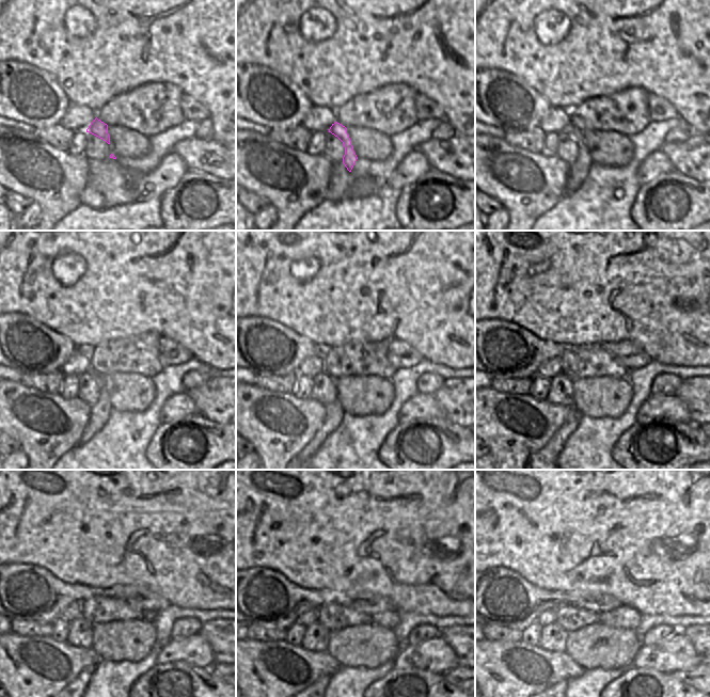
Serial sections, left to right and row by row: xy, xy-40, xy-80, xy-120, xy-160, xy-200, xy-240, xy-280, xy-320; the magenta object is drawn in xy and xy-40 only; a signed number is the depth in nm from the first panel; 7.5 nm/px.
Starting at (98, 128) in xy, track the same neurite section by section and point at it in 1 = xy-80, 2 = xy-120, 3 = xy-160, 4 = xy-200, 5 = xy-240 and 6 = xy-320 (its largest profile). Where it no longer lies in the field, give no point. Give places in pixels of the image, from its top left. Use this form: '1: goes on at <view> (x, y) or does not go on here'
1: goes on at xy-80 (578, 171)
2: goes on at xy-120 (99, 412)
3: goes on at xy-160 (335, 413)
4: goes on at xy-200 (555, 445)
5: goes on at xy-240 (79, 684)
6: goes on at xy-320 (561, 686)

